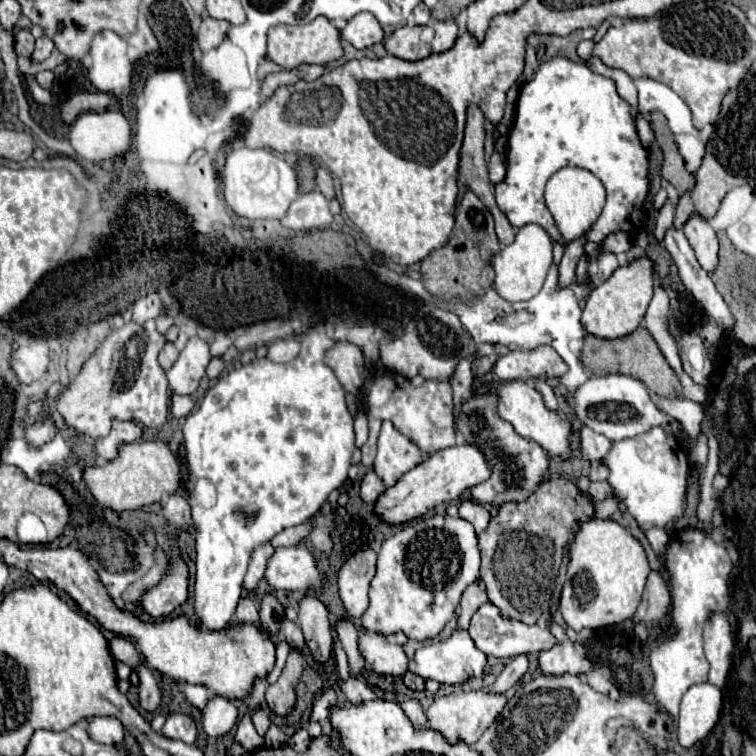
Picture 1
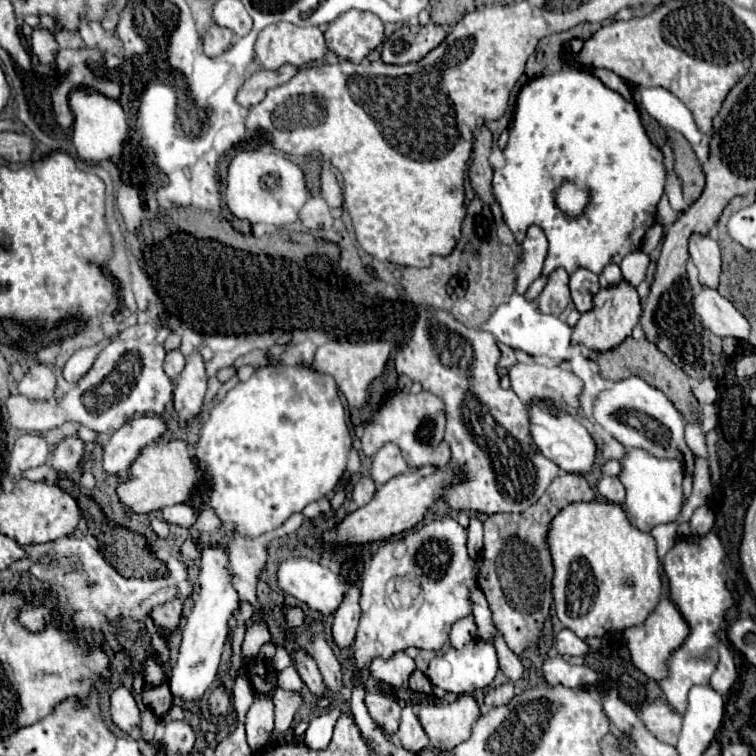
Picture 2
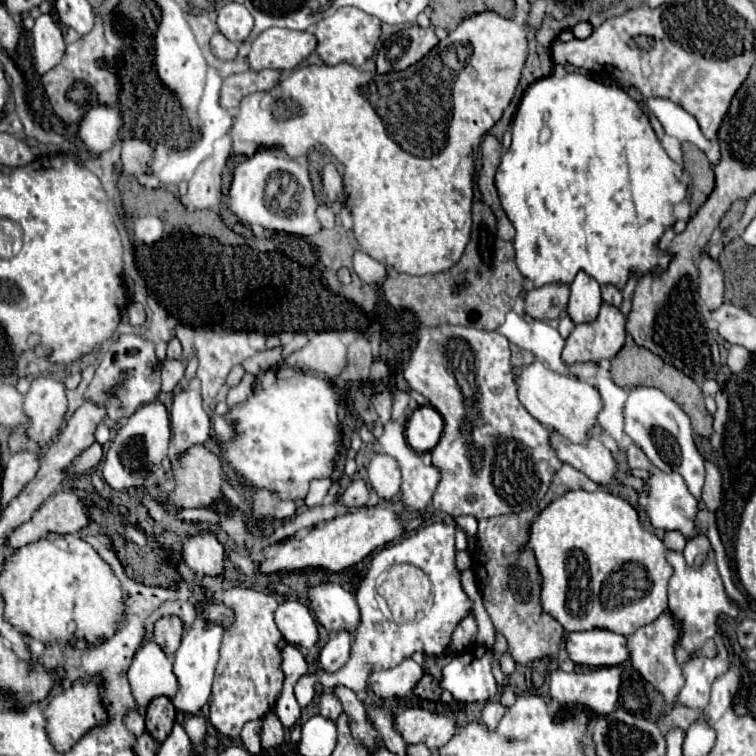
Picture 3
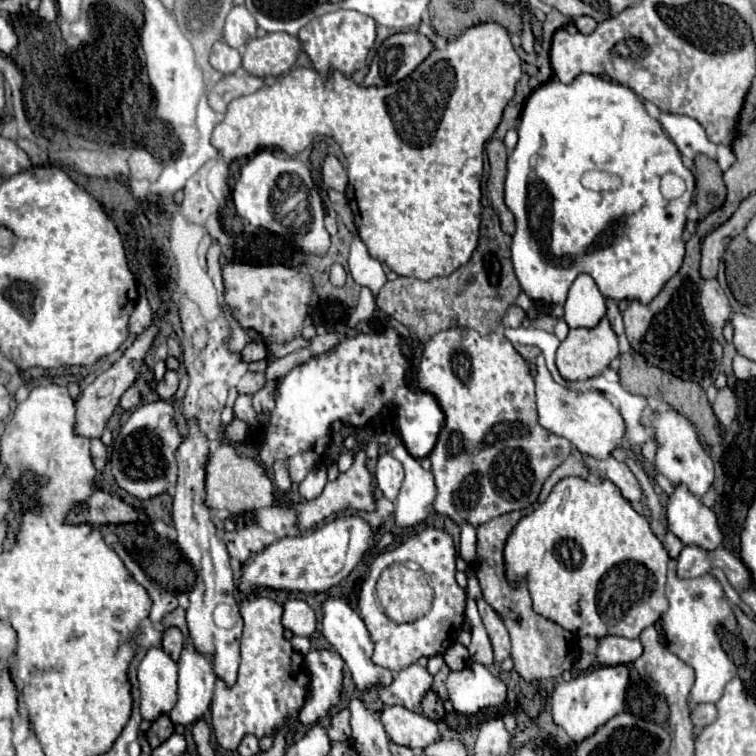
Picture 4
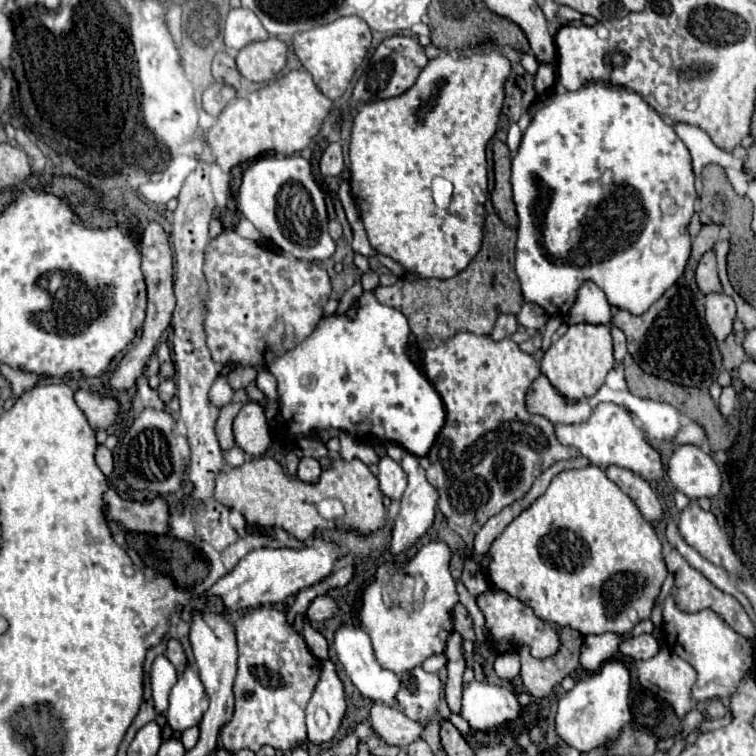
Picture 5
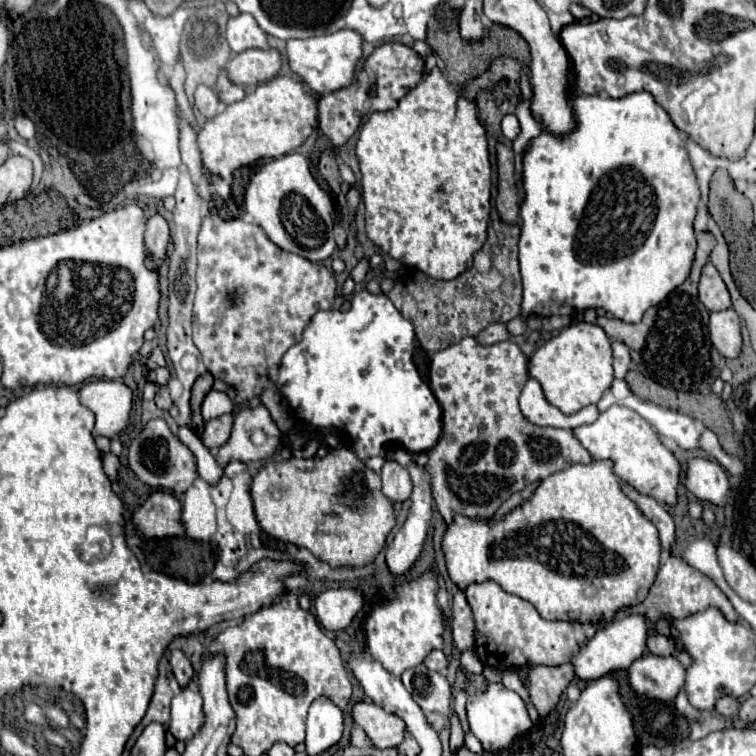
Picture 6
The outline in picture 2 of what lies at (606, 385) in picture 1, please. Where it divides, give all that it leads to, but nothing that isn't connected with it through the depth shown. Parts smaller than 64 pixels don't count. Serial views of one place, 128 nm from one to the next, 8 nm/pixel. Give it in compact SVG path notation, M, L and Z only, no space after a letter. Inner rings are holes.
M632 376L616 382L610 390L602 392L594 404L594 418L606 432L610 432L624 446L648 448L652 456L680 460L680 464L684 464L684 474L690 474L694 470L696 456L684 440L684 416L658 388L652 388L644 380Z

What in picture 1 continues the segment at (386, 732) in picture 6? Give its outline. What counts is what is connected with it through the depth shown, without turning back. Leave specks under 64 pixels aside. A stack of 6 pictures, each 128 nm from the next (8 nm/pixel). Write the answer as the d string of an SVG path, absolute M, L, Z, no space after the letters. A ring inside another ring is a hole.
M516 688L508 690L506 694L502 696L494 696L494 694L484 694L484 692L476 692L476 690L470 690L470 692L452 692L448 696L440 696L436 704L432 704L428 710L426 710L426 718L428 718L428 726L436 732L440 732L448 744L458 744L458 742L464 742L468 746L472 746L480 736L482 732L496 720L496 716L502 712L506 700L514 694Z

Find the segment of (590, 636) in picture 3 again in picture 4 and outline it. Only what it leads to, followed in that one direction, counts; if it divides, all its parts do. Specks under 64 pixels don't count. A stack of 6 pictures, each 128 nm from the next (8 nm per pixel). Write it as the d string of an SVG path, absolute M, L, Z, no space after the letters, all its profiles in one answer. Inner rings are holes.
M606 636L600 640L600 646L596 650L596 658L600 664L616 666L616 664L630 664L638 656L642 656L644 646L638 638L628 640L622 636Z

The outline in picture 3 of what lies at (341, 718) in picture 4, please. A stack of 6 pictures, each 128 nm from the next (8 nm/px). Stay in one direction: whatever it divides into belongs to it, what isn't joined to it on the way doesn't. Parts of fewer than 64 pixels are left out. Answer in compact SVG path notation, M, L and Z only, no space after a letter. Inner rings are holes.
M322 694L320 696L320 714L328 720L338 720L340 712L344 712L340 700L336 700L334 694Z

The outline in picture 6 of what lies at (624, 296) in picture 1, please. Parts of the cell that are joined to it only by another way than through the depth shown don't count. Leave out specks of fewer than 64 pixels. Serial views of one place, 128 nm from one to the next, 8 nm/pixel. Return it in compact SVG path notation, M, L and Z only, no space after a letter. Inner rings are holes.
M576 322L558 336L544 342L528 360L528 372L544 388L546 400L564 414L578 412L588 404L598 404L602 394L614 382L612 348L606 332L588 322Z

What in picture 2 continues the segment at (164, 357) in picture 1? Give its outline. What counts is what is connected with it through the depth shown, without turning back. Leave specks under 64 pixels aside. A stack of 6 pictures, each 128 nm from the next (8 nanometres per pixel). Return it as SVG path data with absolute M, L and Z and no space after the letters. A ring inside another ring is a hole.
M172 350L172 352L168 352L166 354L166 358L164 358L164 372L168 374L168 378L176 378L176 376L180 376L180 372L184 370L184 356L182 356L182 352L180 350Z

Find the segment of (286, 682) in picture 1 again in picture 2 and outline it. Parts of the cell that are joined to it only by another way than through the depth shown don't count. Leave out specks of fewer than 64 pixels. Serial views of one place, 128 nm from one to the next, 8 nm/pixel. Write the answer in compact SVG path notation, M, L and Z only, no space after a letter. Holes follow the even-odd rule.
M276 688L270 694L270 700L274 702L274 734L282 734L290 728L290 722L298 710L300 704L300 694Z

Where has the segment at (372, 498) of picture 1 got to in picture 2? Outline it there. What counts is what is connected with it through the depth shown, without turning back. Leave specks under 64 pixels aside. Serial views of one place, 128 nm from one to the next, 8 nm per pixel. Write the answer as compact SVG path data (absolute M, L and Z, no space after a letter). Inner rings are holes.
M362 478L356 486L354 486L354 492L352 492L352 500L358 504L358 506L364 506L372 500L376 492L376 486L374 486L374 480L372 478Z

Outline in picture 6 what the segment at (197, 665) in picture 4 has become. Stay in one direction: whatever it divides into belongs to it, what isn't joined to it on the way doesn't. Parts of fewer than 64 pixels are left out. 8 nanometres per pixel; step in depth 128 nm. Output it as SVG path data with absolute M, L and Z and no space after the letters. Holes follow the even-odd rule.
M182 688L180 696L172 698L172 720L170 732L176 740L190 740L200 732L200 724L204 724L204 710L202 698L194 688Z

